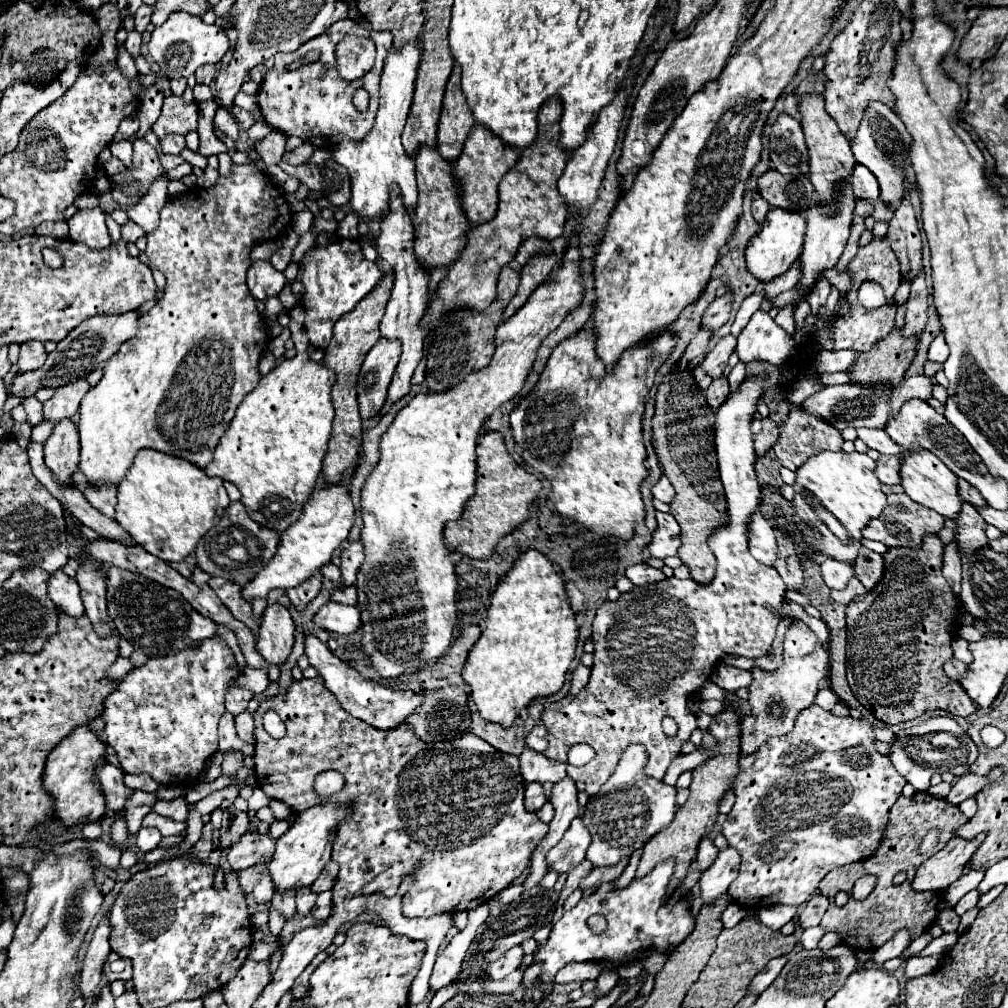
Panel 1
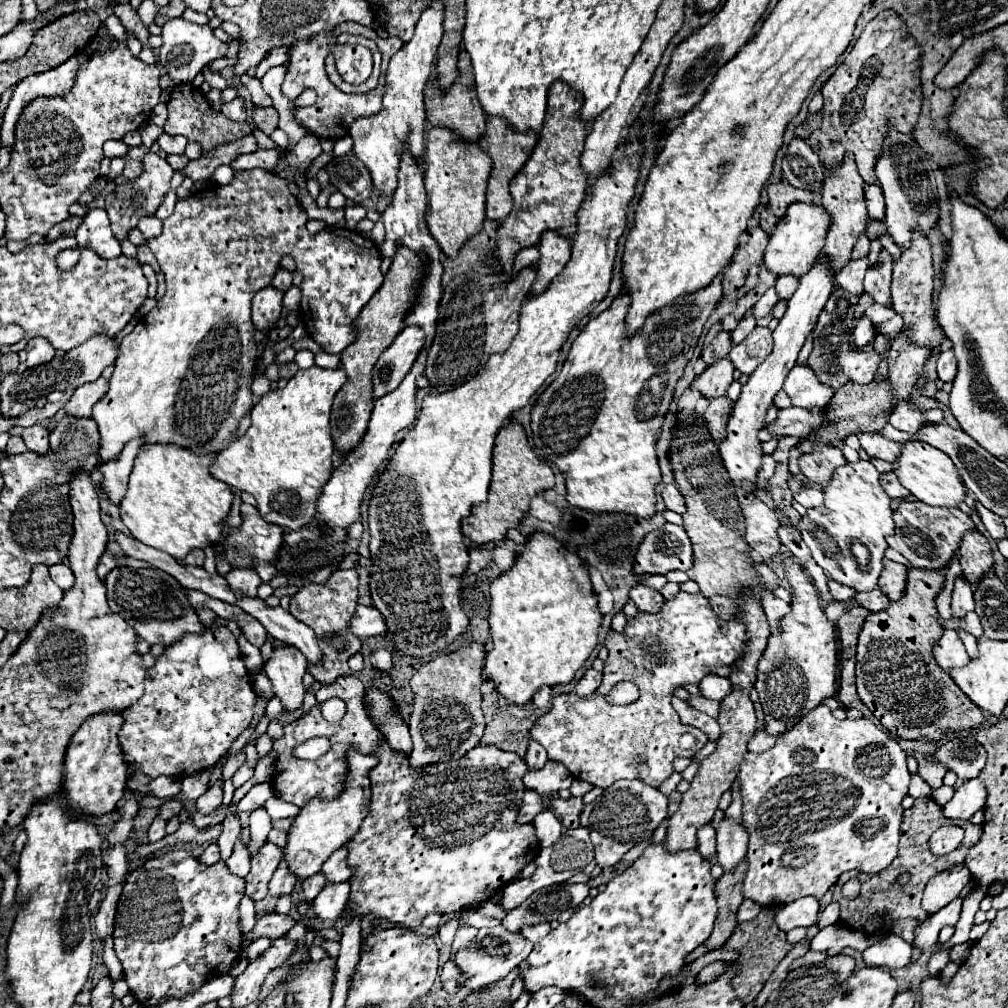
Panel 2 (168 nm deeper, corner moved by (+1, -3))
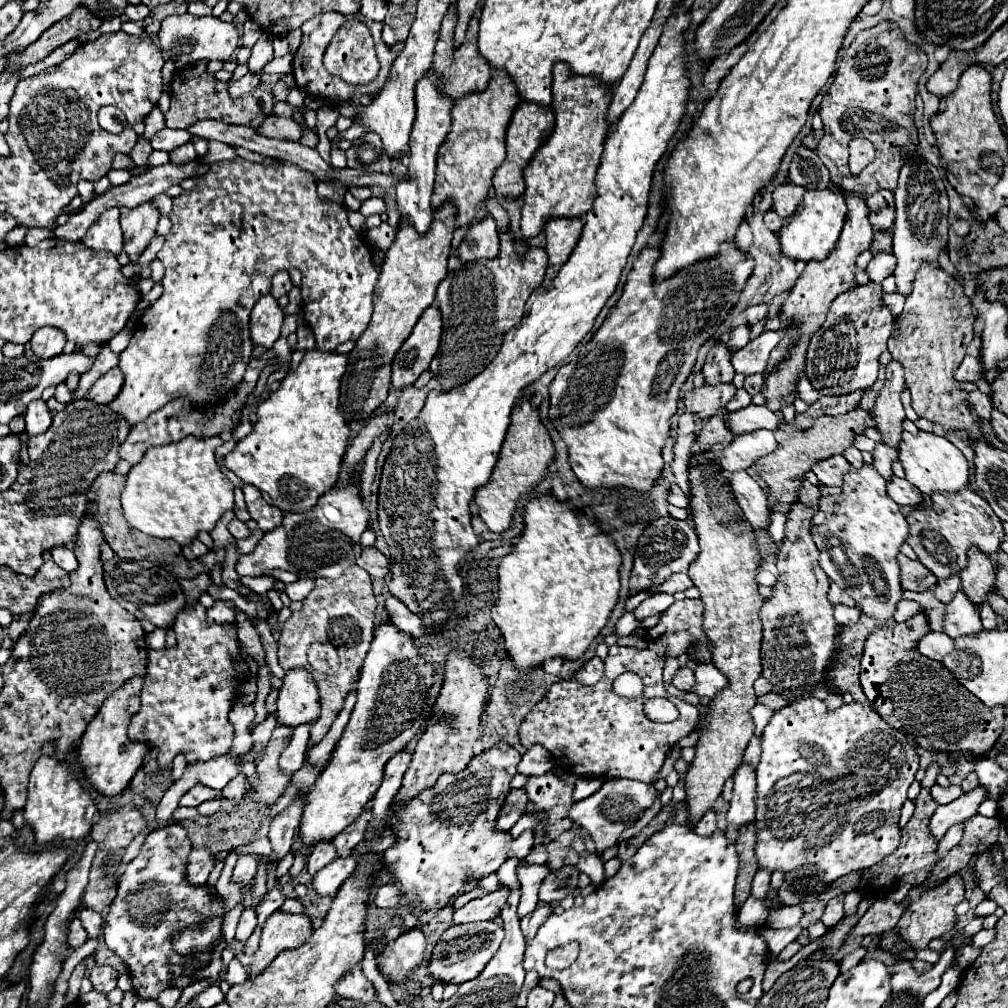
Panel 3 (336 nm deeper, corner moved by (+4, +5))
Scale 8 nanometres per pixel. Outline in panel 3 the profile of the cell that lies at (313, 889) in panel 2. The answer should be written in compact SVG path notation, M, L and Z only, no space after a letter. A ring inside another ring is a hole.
M319 843L309 859L307 859L307 873L313 877L319 869L323 869L325 865L329 865L333 859L337 859L337 853L335 853L335 847L331 843Z

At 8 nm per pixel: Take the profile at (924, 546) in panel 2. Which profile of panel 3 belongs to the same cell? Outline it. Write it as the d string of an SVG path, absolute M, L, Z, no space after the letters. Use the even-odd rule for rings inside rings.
M961 489L955 493L933 493L931 507L915 507L907 515L909 535L907 545L913 547L917 559L939 579L959 573L967 565L965 551L969 547L979 547L987 555L997 553L1003 539L1003 527L999 517L993 513L989 503L971 489Z

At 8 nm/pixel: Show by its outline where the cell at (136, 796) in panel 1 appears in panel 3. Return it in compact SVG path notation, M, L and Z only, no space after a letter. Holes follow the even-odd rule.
M195 785L193 789L189 789L189 791L181 797L179 805L185 805L185 807L197 807L199 803L203 803L203 801L207 801L207 799L213 799L213 797L215 797L215 791L213 791L211 787Z

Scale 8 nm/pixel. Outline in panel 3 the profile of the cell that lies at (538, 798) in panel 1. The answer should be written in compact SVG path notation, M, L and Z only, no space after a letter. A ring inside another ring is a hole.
M511 789L511 793L505 799L505 805L497 817L497 829L509 831L515 821L525 813L527 809L527 791L525 789Z

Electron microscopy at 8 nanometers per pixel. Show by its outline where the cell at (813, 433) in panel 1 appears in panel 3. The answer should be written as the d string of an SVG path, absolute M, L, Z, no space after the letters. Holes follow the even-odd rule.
M843 455L827 457L827 459L823 459L823 461L819 461L817 465L811 467L811 471L817 475L817 479L823 485L835 485L835 487L841 487L843 475L849 469L851 469L851 465L849 465L849 461Z

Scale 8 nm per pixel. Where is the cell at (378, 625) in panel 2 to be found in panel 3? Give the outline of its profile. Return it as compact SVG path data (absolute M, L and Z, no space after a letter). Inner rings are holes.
M389 597L389 599L385 601L385 613L387 613L389 621L391 621L397 629L401 629L401 631L405 631L405 633L409 633L409 635L413 635L413 637L425 635L425 627L423 627L423 623L419 621L419 617L413 615L413 613L411 613L401 601L397 601L395 597Z

